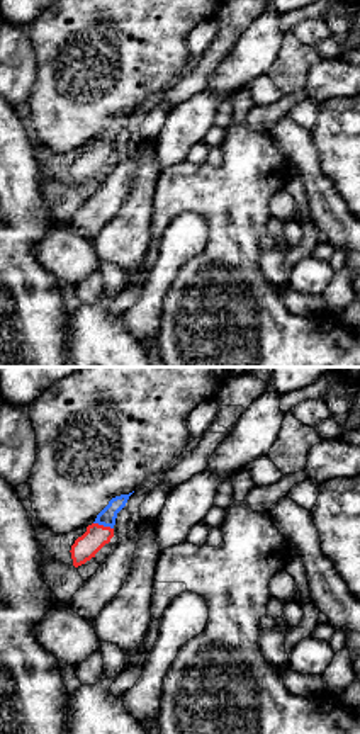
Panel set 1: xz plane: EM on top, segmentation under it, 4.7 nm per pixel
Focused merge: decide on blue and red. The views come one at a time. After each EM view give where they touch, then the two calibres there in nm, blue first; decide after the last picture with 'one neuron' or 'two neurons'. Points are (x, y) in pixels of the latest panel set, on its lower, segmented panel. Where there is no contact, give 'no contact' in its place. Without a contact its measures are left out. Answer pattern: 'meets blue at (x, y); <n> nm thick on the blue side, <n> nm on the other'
meets blue at (104, 525); 80 nm thick on the blue side, 120 nm on the other

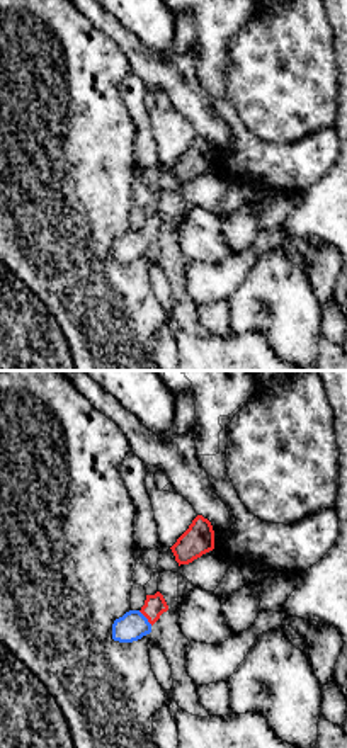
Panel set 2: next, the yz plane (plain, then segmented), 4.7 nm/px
meets blue at (145, 617); 140 nm thick on the blue side, 100 nm on the other

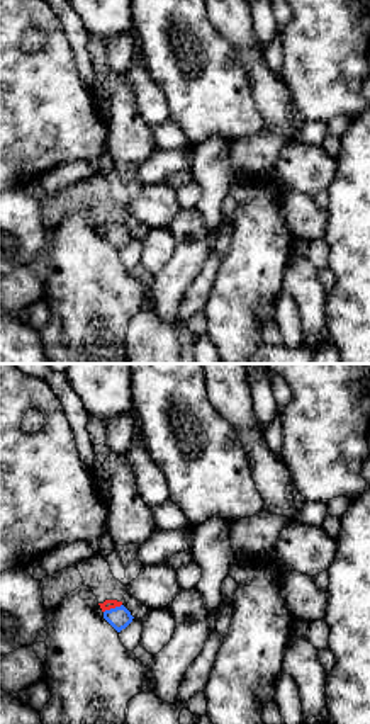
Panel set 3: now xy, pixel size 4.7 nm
meets blue at (112, 609); 110 nm thick on the blue side, 50 nm on the other

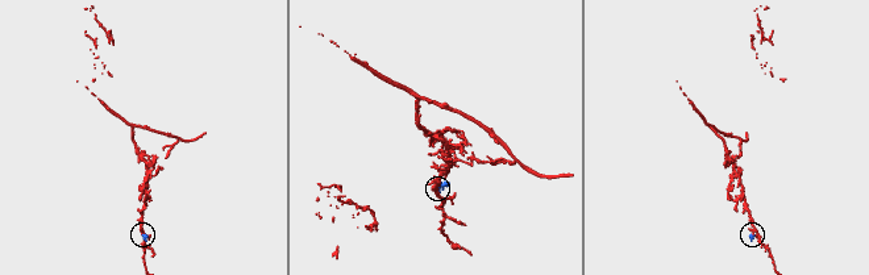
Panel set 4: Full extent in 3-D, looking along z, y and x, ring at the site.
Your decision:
one neuron

